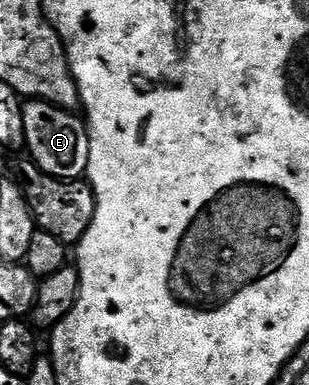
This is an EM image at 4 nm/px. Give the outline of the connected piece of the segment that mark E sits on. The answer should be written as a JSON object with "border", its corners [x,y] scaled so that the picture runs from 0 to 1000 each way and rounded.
{"border":[[[97,257],[74,275],[74,335],[91,410],[139,449],[181,465],[259,465],[288,416],[288,335],[259,296],[133,257]]]}

